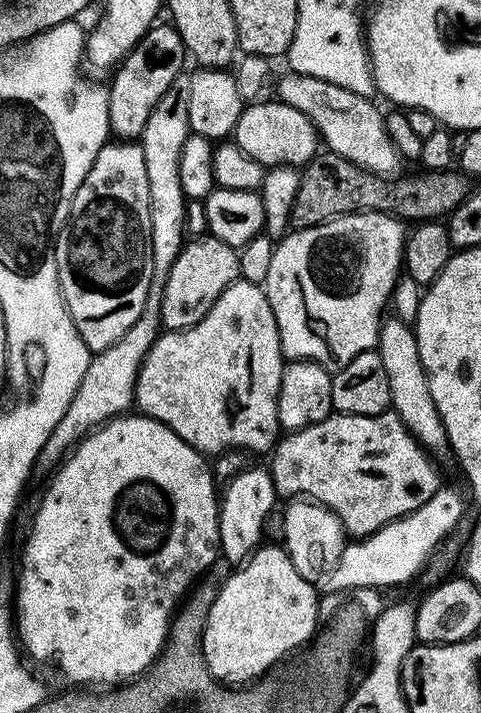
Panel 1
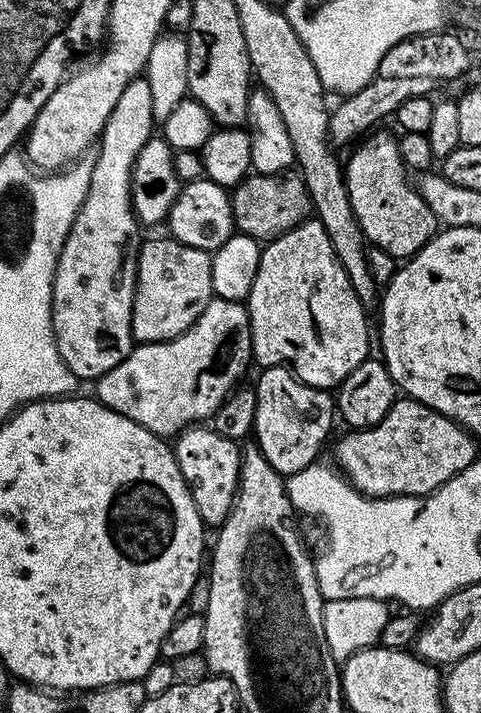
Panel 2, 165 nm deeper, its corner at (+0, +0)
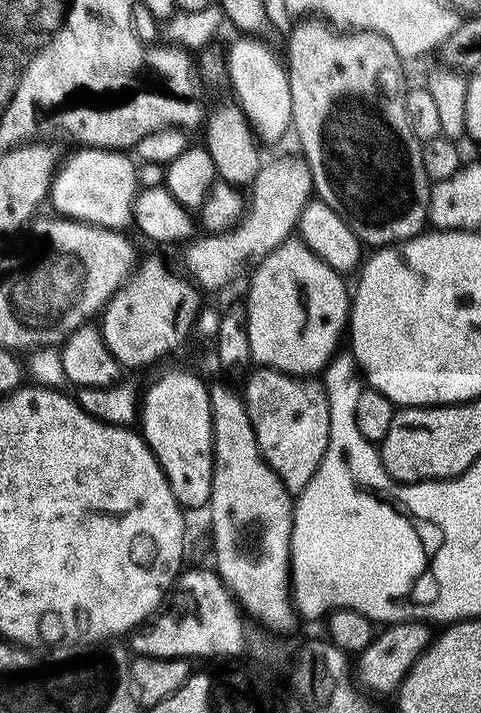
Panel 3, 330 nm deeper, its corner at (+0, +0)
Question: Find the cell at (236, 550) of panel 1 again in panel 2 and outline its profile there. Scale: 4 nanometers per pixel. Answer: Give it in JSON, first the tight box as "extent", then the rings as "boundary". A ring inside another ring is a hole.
{"extent":[174,426,241,525],"boundary":[[[193,426],[175,437],[174,451],[178,470],[182,470],[182,478],[188,483],[194,506],[198,506],[198,514],[205,525],[224,524],[236,502],[236,493],[240,491],[241,445],[223,437],[212,426]]]}

